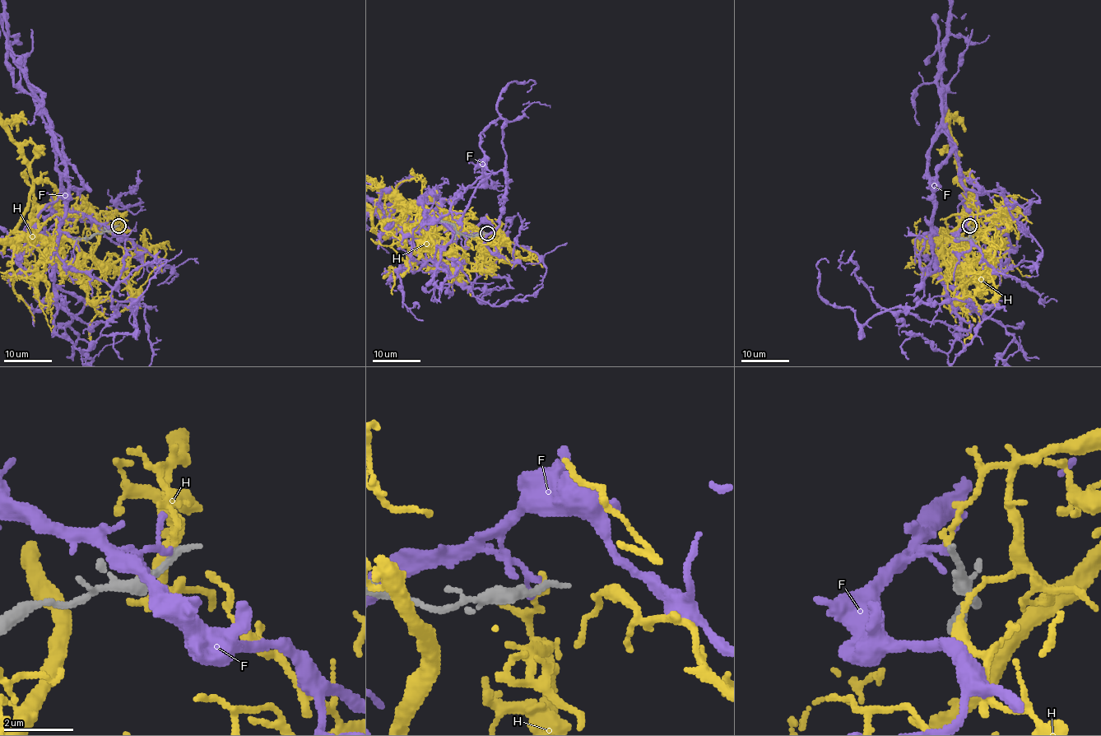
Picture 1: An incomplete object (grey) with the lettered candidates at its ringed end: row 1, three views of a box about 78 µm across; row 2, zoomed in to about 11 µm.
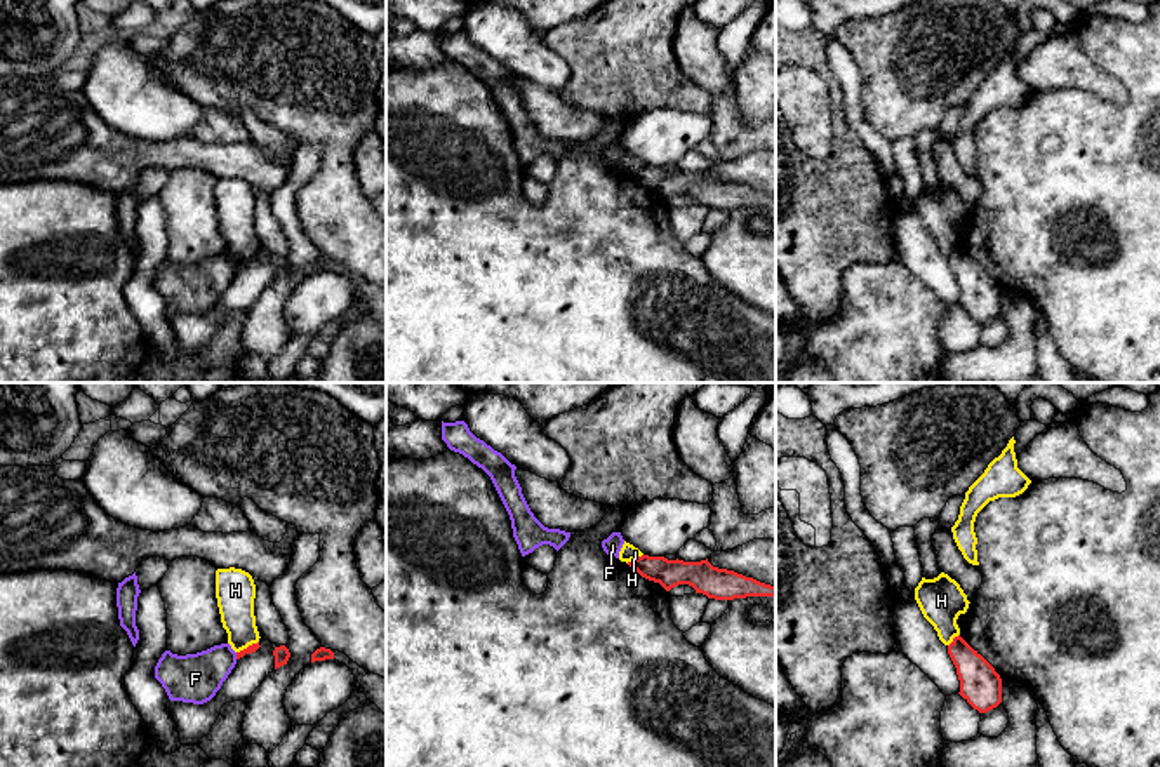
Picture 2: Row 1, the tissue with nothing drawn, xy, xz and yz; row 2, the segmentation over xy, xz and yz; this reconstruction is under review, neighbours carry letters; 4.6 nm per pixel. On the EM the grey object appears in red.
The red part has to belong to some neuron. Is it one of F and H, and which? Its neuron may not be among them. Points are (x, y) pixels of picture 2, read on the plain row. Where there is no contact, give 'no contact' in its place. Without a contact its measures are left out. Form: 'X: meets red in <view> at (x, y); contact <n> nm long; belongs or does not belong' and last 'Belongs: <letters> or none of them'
F: meets red in xy at (237, 266); contact 30 nm long; does not belong
H: meets red in xz at (635, 169); contact 90 nm long; does not belong
Belongs: none of them

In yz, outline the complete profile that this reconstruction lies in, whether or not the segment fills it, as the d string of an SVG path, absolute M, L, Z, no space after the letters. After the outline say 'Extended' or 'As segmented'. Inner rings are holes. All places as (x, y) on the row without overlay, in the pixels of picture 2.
M960 245L948 256L948 264L960 290L958 304L979 323L997 318L1002 313L1002 289L995 278Z. As segmented

